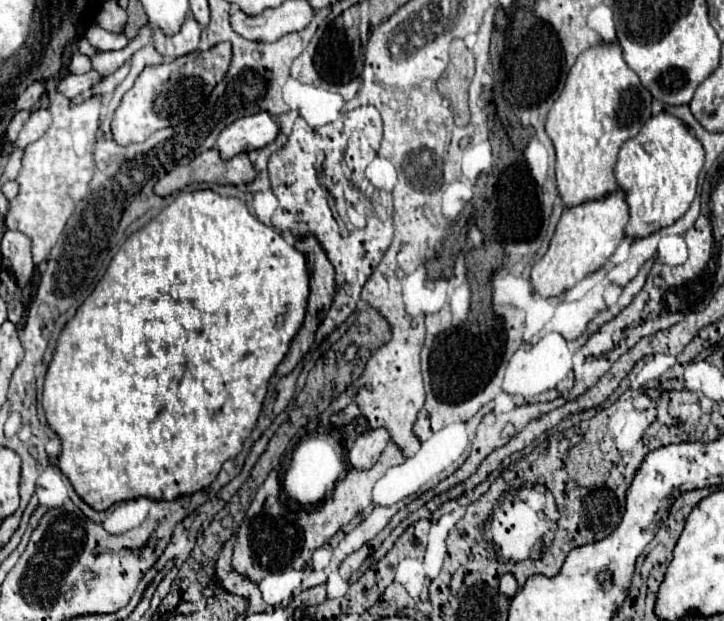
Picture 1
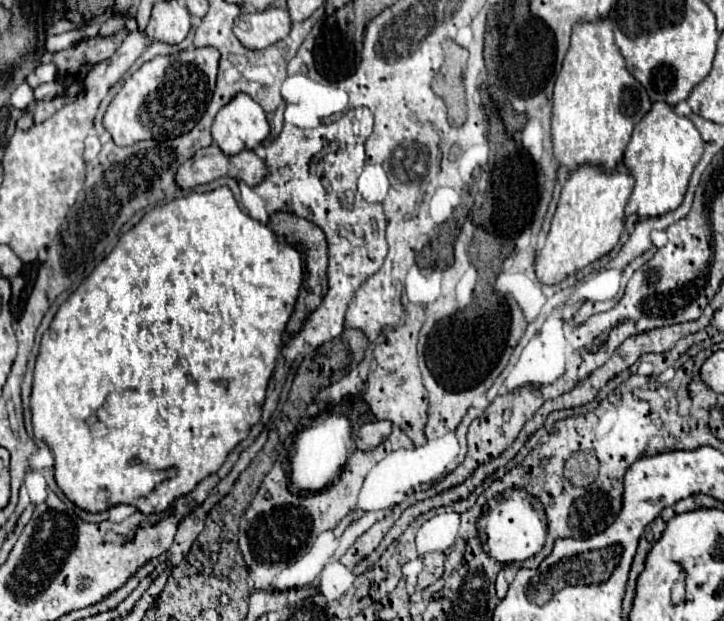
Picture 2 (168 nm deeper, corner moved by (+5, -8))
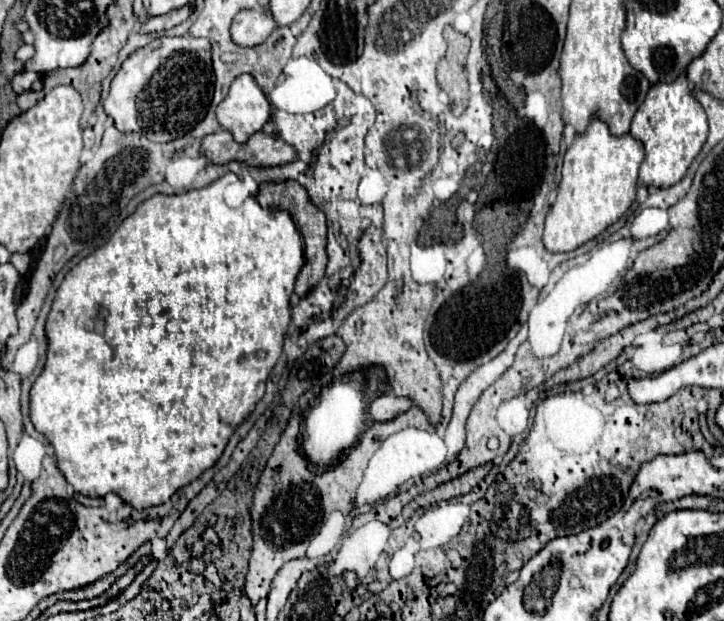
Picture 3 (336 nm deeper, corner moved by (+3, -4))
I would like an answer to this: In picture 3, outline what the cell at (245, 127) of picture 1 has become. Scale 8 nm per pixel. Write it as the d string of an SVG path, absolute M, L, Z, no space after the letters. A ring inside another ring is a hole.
M250 74L238 76L216 108L216 118L236 142L244 144L270 120L270 102Z

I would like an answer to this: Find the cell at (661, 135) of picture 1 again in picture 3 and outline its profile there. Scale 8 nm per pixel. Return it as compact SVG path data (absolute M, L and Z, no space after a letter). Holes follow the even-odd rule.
M684 74L672 84L656 84L650 88L644 104L638 108L632 120L630 134L644 146L646 154L640 166L640 186L674 186L680 182L680 178L684 178L688 166L698 156L708 138L706 114L694 100Z

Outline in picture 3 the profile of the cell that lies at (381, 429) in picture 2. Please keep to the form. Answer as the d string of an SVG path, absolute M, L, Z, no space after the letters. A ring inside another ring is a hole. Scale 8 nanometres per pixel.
M384 394L370 404L368 414L374 422L390 422L396 416L400 416L402 412L410 410L410 408L412 408L412 402L408 398L400 398L400 396L394 396L394 394Z

